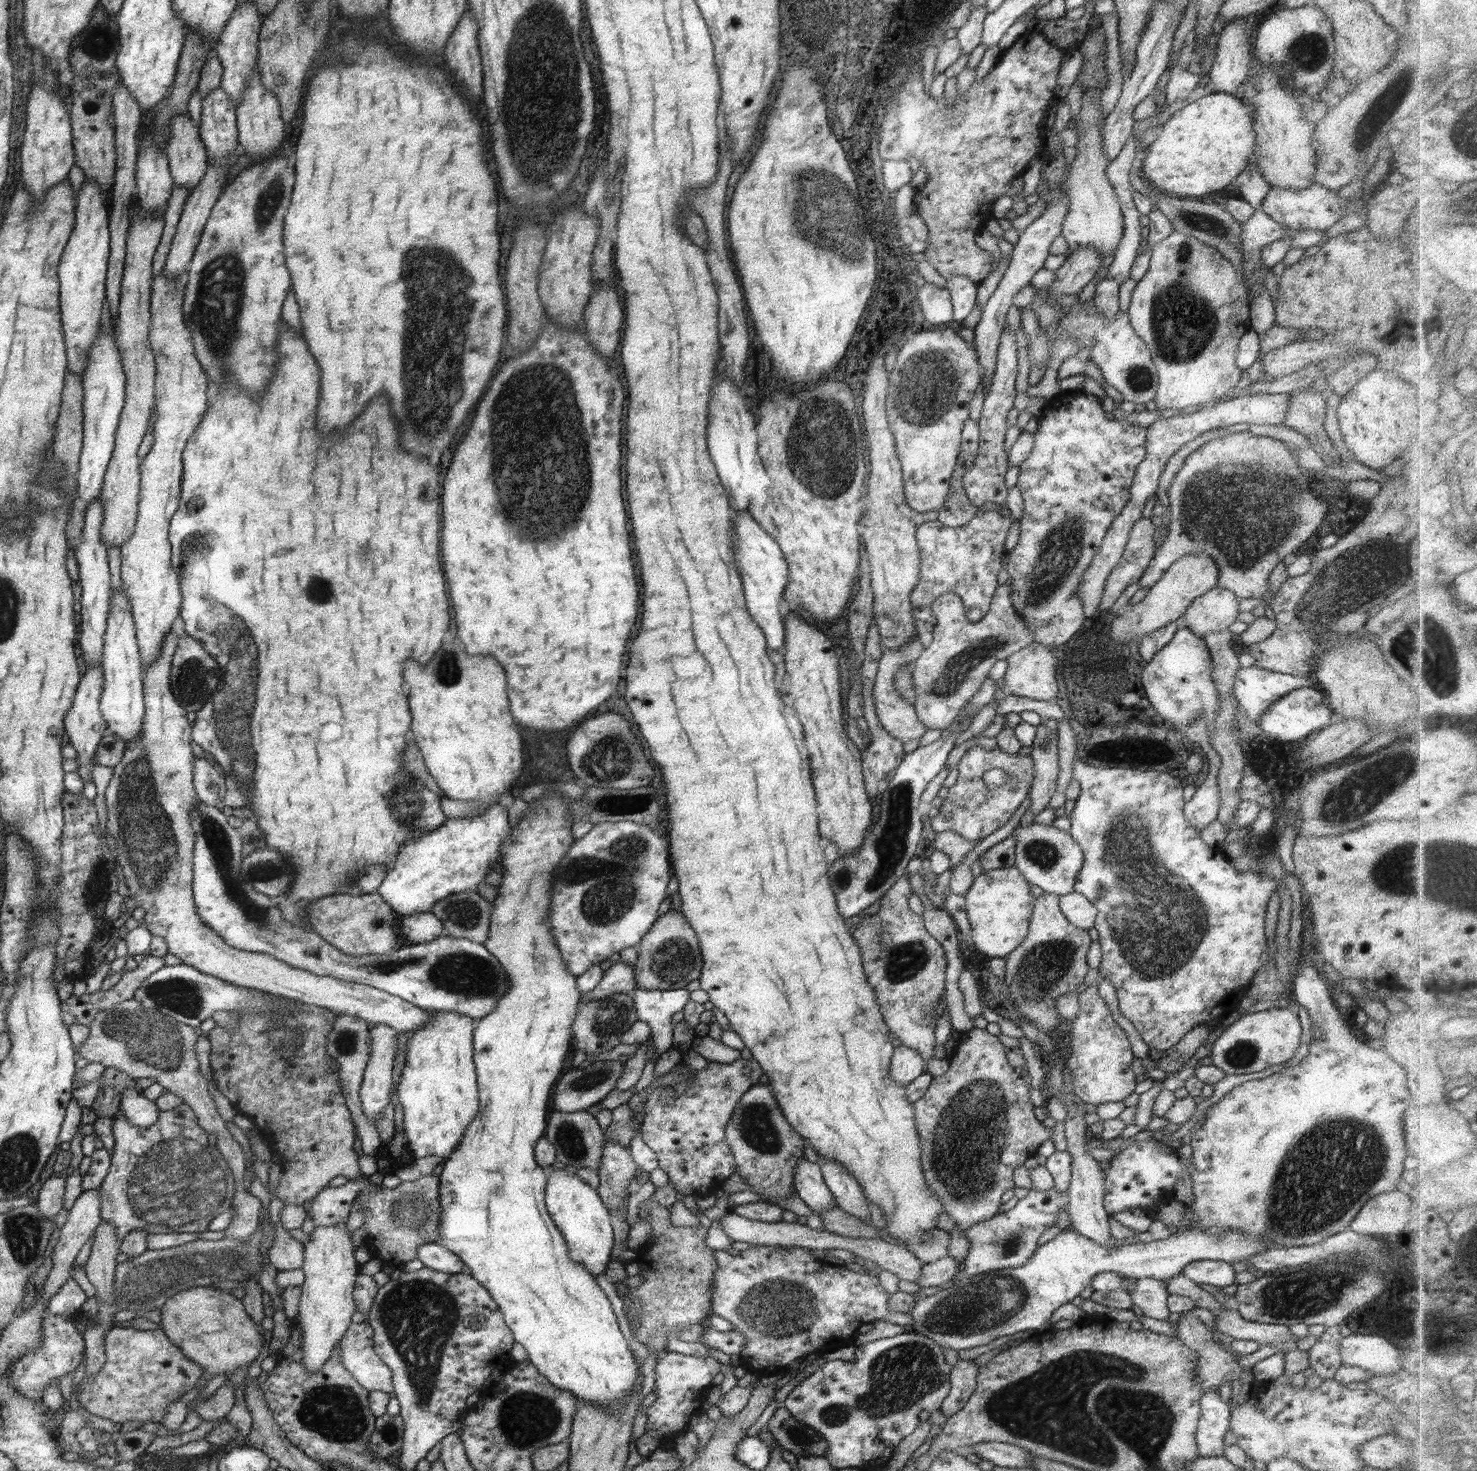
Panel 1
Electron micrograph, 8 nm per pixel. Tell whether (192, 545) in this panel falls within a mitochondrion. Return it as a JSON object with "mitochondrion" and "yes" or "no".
{"mitochondrion":"yes"}

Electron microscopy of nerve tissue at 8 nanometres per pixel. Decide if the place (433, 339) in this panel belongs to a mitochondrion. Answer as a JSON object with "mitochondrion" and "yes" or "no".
{"mitochondrion":"yes"}

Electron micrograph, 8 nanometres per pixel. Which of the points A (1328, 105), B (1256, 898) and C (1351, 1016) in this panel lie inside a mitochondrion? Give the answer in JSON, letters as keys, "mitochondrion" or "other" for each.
{"A":"other","B":"other","C":"other"}

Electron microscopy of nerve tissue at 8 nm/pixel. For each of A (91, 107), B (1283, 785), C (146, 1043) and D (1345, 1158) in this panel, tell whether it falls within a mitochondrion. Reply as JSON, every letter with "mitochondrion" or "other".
{"A":"other","B":"other","C":"mitochondrion","D":"mitochondrion"}

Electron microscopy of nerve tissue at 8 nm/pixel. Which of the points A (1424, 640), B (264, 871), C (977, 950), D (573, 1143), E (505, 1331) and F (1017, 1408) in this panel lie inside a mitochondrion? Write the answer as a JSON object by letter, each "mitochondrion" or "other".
{"A":"mitochondrion","B":"mitochondrion","C":"other","D":"mitochondrion","E":"other","F":"mitochondrion"}

